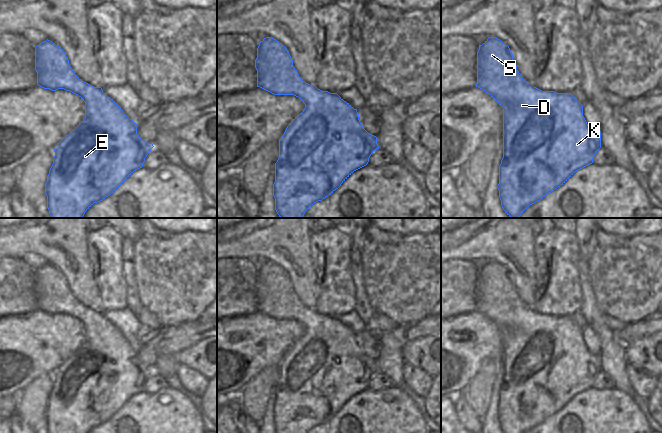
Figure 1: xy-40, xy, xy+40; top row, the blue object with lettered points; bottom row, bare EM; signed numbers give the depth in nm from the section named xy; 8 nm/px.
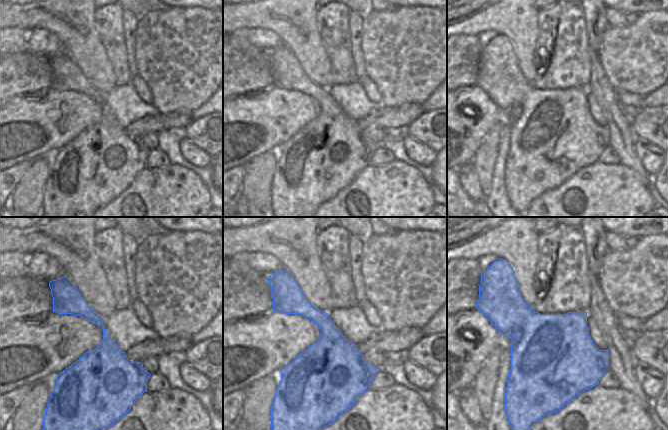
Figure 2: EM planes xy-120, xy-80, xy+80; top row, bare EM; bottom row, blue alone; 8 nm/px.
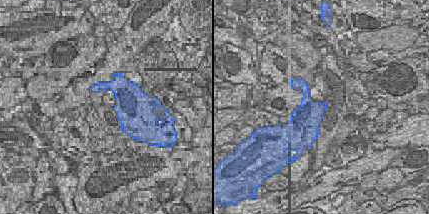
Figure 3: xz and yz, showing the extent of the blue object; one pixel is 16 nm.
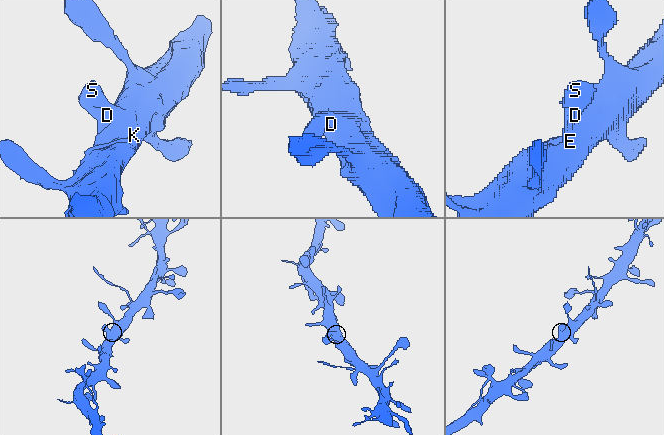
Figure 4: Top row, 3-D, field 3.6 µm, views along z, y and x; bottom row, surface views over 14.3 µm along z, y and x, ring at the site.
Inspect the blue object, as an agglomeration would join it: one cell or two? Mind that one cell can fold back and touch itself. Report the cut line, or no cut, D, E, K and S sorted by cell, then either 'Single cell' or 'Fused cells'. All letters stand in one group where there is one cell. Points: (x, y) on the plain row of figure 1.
No split. Groups: D E K S. Single cell

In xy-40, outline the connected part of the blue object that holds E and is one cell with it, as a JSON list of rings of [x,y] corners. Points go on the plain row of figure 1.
[[[47,263],[35,271],[35,294],[38,310],[52,315],[70,315],[85,326],[85,342],[53,372],[55,380],[45,408],[47,432],[89,433],[94,427],[111,419],[134,395],[142,392],[145,382],[154,370],[137,358],[137,348],[103,316],[101,311],[94,311],[75,298],[63,273],[52,265]]]

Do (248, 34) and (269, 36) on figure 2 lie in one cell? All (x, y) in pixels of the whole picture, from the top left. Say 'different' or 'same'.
same

